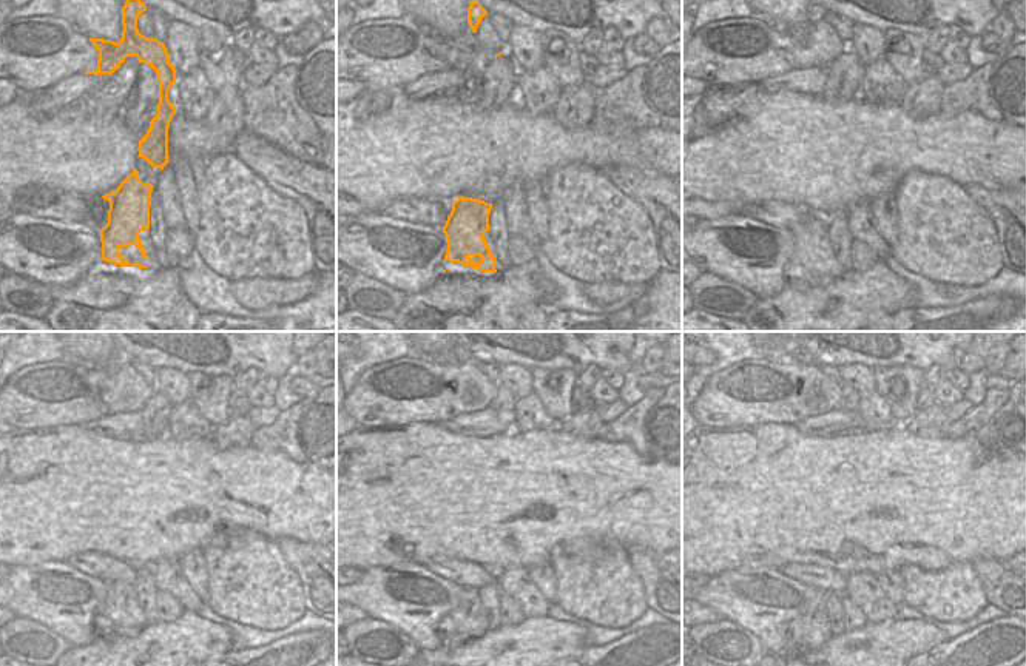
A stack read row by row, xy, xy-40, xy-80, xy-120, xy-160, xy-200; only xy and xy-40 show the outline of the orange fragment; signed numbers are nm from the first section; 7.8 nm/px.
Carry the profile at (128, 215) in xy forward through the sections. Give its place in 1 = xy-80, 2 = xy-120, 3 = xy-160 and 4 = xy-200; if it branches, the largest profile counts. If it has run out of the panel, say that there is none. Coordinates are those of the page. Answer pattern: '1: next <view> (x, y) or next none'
1: next xy-80 (812, 250)
2: next xy-120 (122, 615)
3: next xy-160 (466, 622)
4: next xy-200 (809, 632)

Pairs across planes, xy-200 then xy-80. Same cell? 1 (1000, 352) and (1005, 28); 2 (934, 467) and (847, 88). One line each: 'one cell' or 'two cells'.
1: one cell
2: two cells

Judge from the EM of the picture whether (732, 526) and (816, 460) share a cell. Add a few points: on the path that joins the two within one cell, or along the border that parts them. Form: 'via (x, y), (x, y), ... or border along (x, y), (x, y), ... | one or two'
via (753, 504), (761, 497), (781, 495), (795, 481) | one

